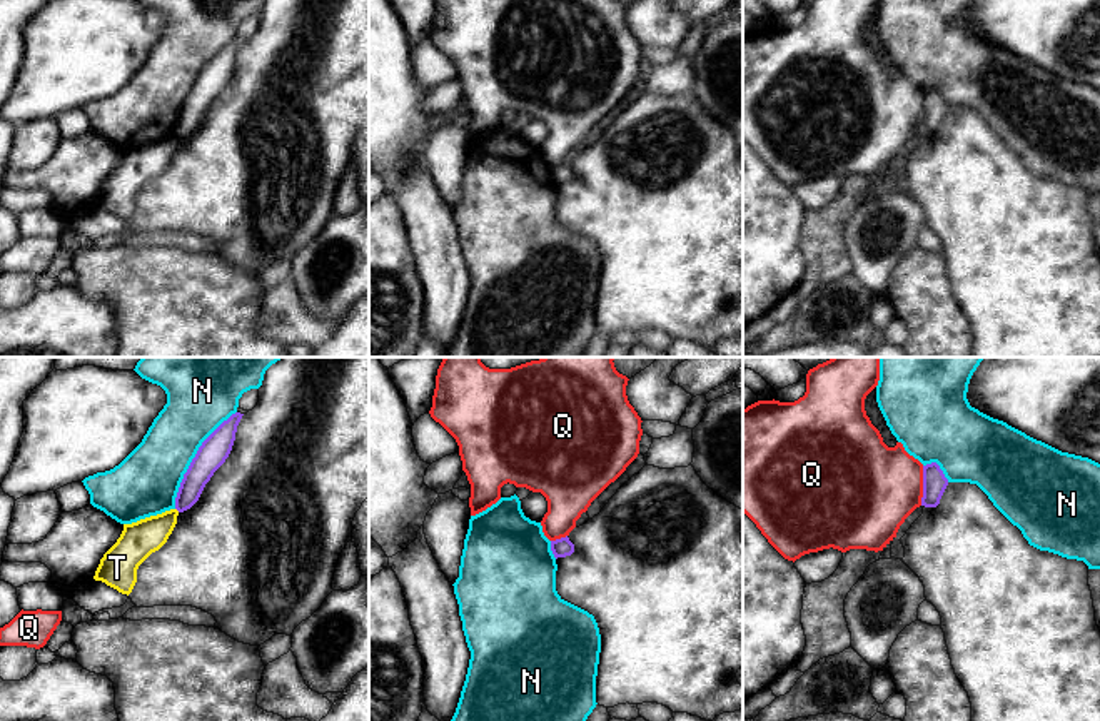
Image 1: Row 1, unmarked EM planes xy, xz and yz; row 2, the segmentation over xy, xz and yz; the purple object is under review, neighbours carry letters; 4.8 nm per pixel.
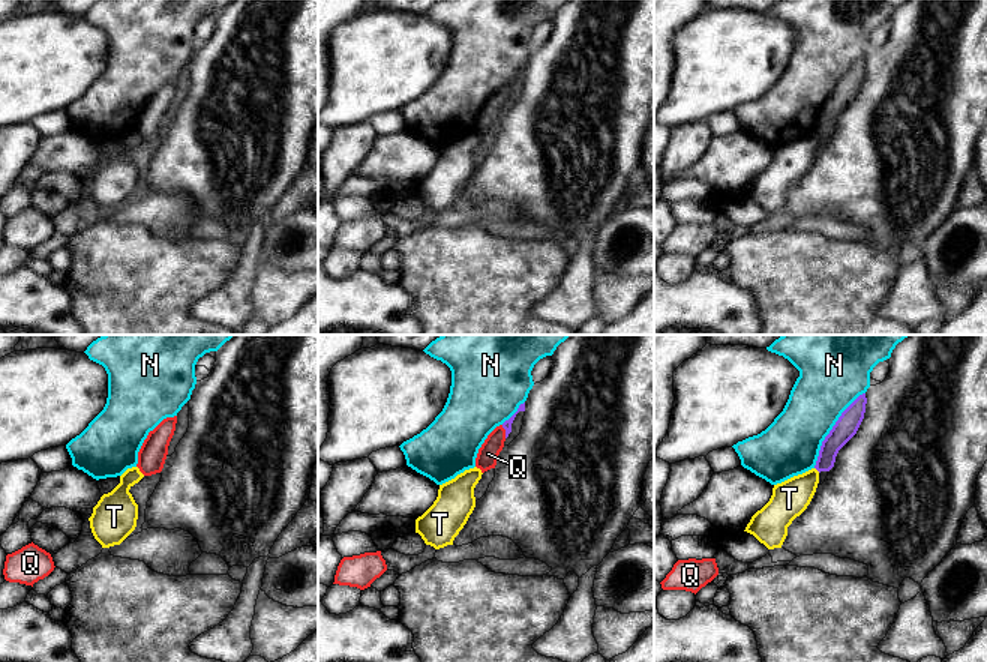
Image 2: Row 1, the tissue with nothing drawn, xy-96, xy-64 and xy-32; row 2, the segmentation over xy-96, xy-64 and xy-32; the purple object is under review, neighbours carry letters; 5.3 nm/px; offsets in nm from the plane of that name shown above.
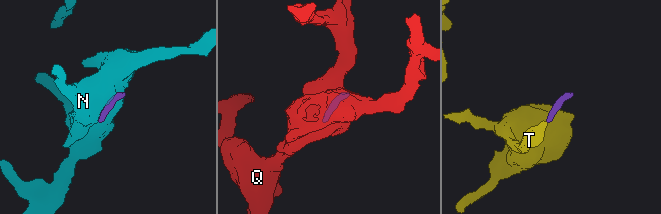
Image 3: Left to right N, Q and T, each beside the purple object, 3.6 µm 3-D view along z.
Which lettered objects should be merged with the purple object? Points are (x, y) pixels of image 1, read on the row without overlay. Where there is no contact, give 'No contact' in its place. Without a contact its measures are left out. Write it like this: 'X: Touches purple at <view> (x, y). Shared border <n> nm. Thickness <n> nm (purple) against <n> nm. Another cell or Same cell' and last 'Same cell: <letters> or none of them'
N: Touches purple at xy (192, 85). Shared border 550 nm. Thickness 140 nm (purple) against 300 nm. Another cell
Q: Touches purple at yz (923, 112). Shared border 190 nm. Thickness 120 nm (purple) against 440 nm. Another cell
T: Touches purple at xy (177, 136). Shared border 30 nm. Thickness 120 nm (purple) against 180 nm. Another cell
Same cell: none of them

